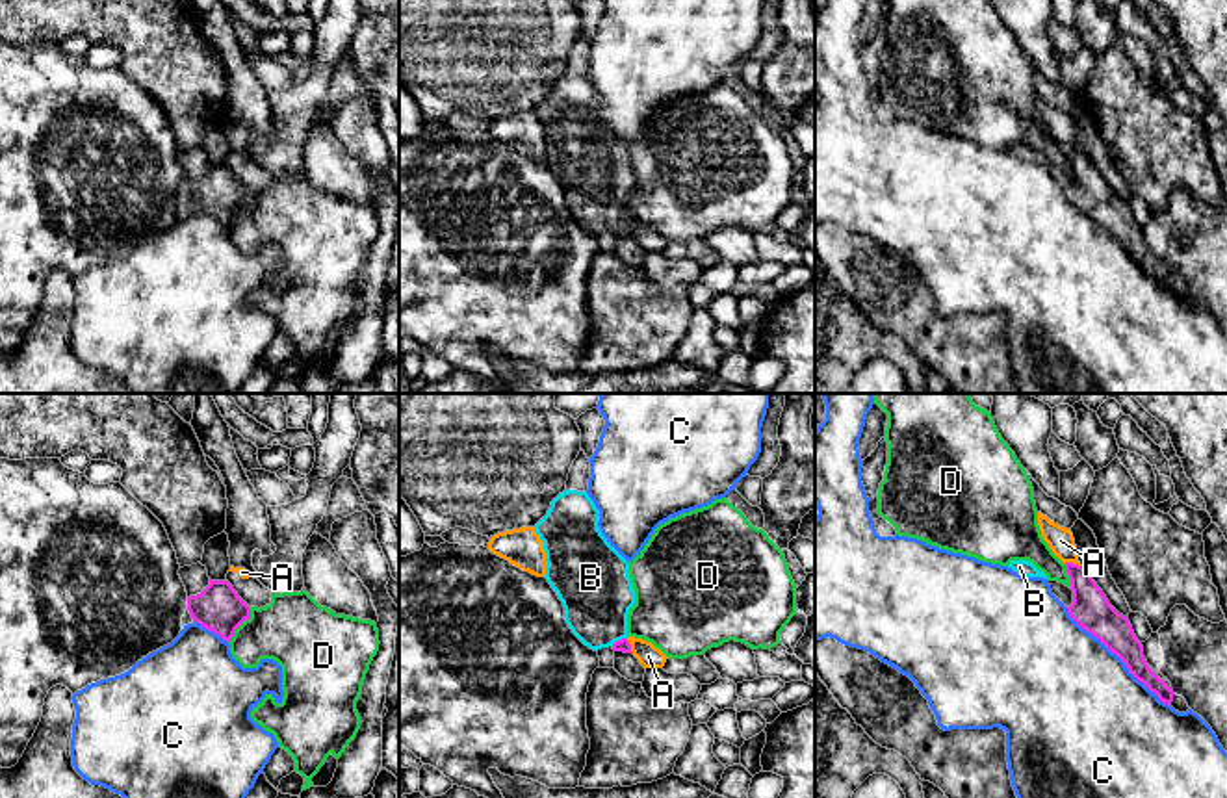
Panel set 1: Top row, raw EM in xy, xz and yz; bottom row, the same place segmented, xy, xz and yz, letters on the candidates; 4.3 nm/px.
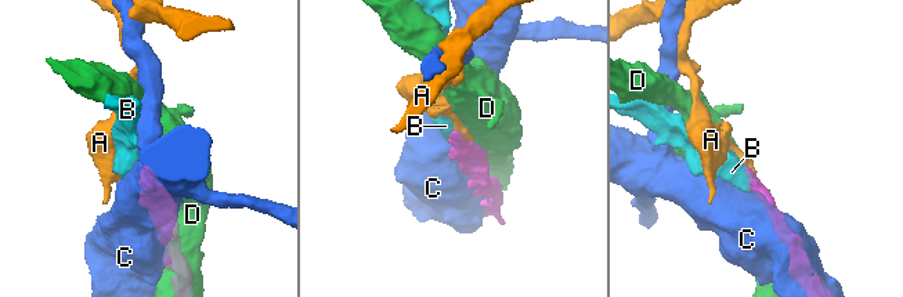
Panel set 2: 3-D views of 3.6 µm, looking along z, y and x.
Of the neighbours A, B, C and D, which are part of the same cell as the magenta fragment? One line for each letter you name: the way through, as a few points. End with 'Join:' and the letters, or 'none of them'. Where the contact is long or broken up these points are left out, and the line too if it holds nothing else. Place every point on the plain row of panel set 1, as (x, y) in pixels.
B: way xz (622, 229), (619, 225), (596, 197), (596, 177)
Join: B

